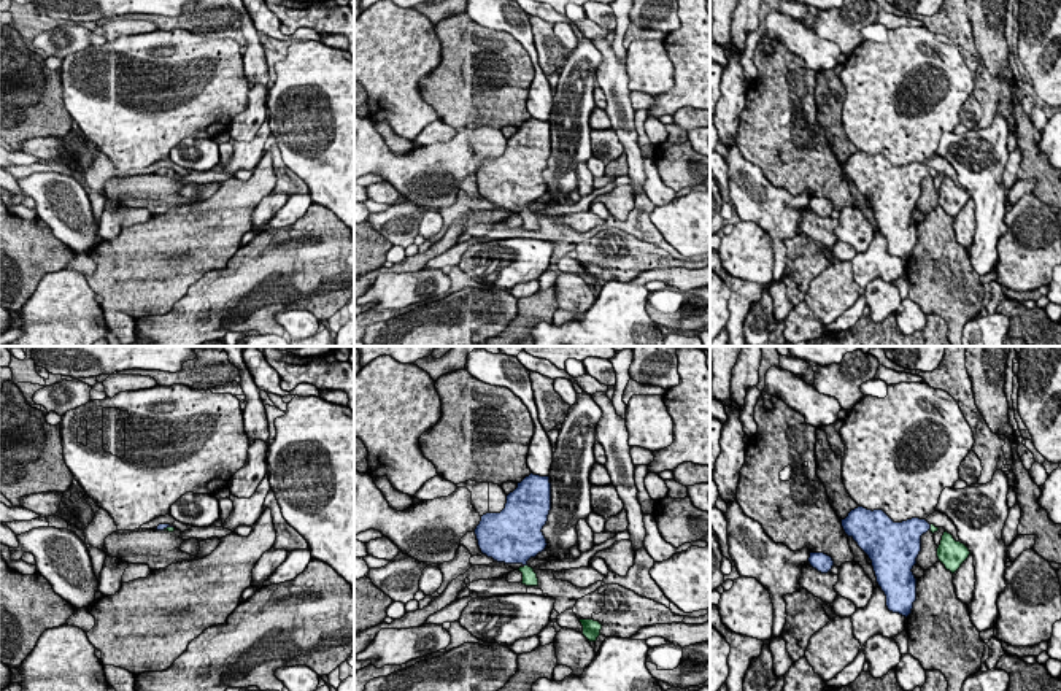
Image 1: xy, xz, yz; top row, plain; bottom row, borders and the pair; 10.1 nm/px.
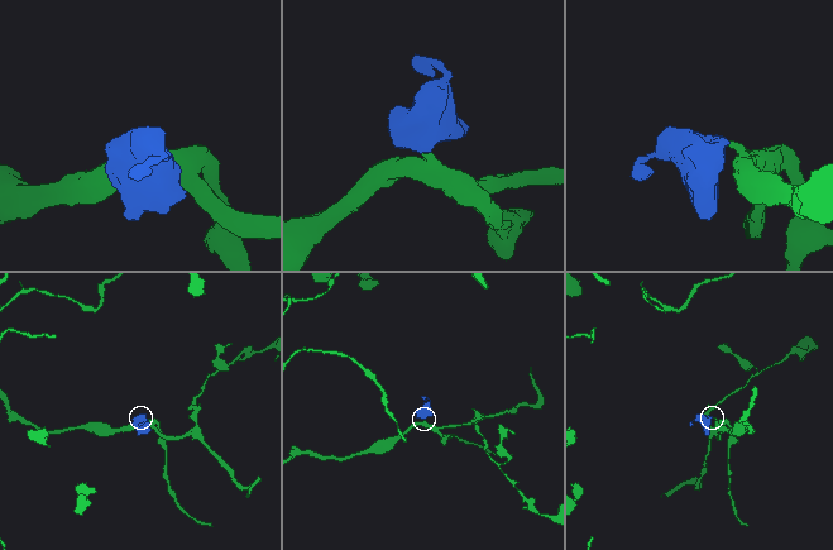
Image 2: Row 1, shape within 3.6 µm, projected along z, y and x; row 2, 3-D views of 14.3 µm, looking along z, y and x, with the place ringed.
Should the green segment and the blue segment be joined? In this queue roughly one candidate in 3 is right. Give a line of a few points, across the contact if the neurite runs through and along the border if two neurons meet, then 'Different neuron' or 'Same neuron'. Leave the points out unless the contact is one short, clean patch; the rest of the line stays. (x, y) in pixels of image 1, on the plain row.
Line: xy (170, 173), (167, 172), (161, 170). Same neuron

